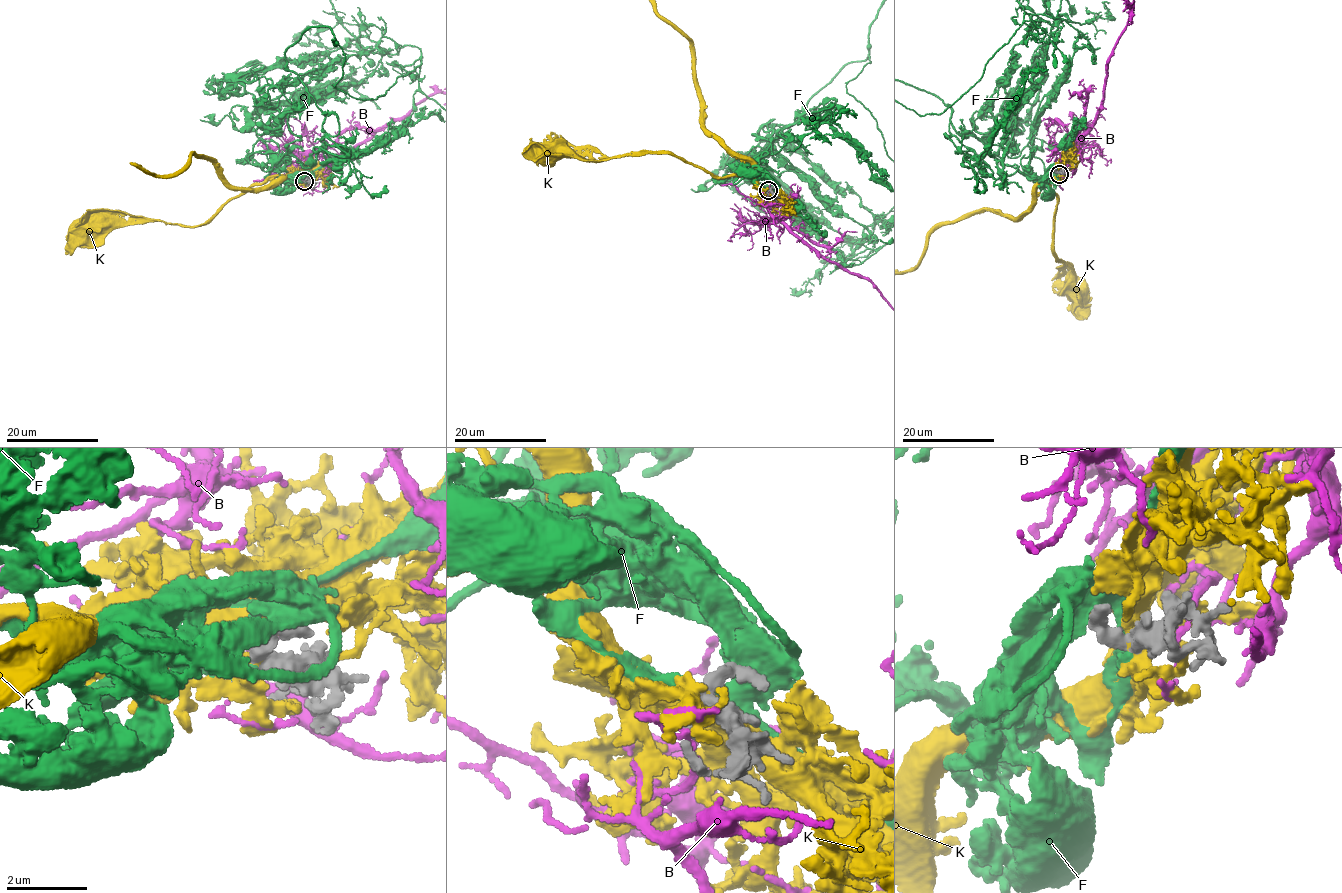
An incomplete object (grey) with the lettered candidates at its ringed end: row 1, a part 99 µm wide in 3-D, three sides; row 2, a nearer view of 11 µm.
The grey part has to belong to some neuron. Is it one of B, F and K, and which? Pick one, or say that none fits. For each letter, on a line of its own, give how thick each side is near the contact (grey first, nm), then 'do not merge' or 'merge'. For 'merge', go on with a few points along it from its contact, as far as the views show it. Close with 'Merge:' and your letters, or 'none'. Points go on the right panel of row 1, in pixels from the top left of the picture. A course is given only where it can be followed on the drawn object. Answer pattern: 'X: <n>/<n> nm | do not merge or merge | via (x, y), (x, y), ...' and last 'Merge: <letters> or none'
B: 360/140 nm | do not merge
F: 400/240 nm | do not merge
K: 400/460 nm | merge
Merge: K

